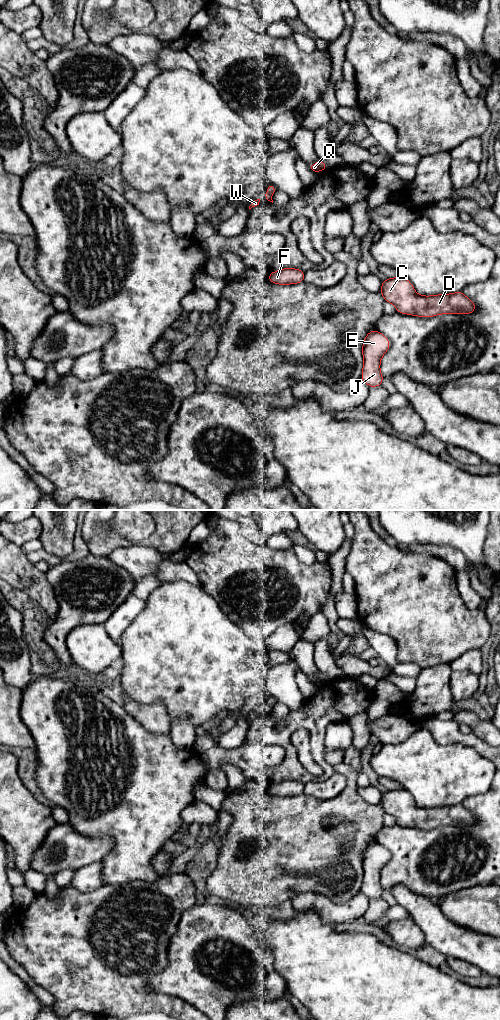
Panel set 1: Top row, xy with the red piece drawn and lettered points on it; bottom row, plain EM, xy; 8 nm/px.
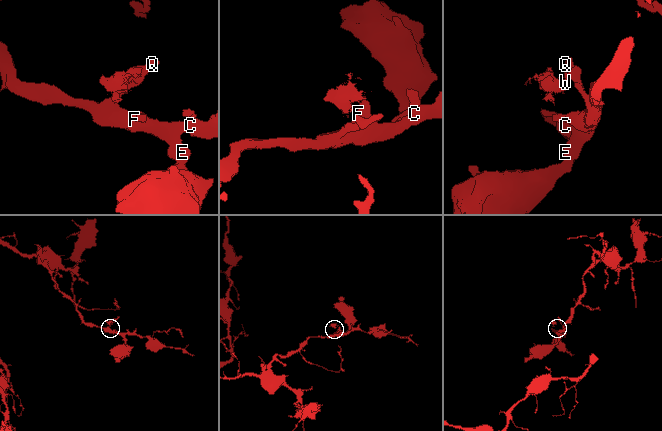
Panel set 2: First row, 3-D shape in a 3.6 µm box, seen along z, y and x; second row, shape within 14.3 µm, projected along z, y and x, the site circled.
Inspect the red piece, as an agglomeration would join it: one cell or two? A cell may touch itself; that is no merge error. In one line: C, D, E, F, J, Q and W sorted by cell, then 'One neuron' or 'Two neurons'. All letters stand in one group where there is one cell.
Groups: C D E F J Q / W. Two neurons

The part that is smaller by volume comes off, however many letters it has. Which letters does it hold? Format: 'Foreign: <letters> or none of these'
Foreign: W

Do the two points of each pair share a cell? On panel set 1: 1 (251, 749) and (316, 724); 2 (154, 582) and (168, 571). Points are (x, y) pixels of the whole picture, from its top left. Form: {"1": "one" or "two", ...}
{"1": "one", "2": "two"}

